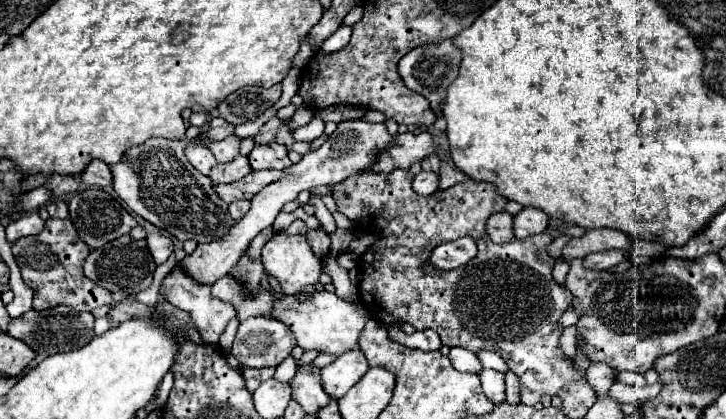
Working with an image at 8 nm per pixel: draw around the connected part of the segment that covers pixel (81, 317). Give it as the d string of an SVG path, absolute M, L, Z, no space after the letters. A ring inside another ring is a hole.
M55 306L47 310L29 310L21 314L19 318L13 318L9 322L9 336L25 342L29 348L37 350L37 354L57 354L57 352L69 352L75 346L81 348L85 342L89 342L93 334L93 314L91 312L77 312L69 306Z

